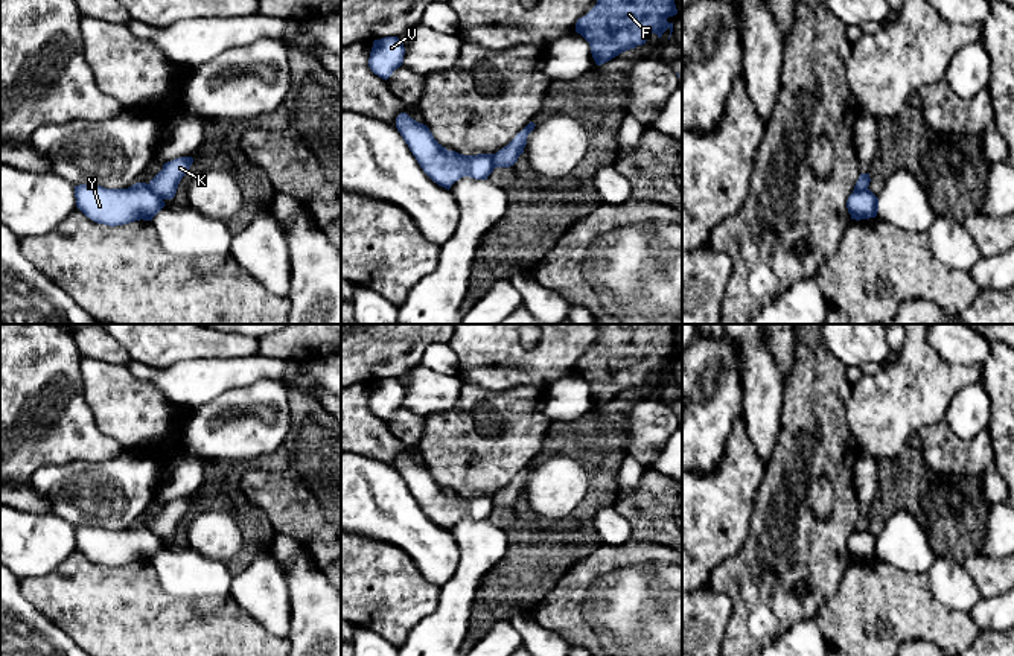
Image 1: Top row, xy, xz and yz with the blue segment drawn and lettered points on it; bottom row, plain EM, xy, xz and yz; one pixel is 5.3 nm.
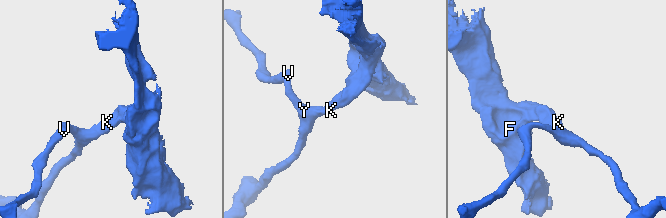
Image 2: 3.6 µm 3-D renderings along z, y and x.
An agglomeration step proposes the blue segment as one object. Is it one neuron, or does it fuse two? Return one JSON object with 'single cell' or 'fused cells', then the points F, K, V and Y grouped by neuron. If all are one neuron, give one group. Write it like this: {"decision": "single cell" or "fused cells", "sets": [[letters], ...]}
{"decision": "fused cells", "sets": [["F", "K"], ["V", "Y"]]}

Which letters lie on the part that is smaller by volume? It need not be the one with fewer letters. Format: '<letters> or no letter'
F, K

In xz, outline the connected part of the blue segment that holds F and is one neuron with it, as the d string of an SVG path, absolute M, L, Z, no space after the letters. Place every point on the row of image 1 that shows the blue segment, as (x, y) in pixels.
M597 0L597 5L577 20L576 32L589 43L595 64L601 65L626 50L646 44L652 33L661 38L668 29L671 37L673 23L667 18L676 14L674 0Z

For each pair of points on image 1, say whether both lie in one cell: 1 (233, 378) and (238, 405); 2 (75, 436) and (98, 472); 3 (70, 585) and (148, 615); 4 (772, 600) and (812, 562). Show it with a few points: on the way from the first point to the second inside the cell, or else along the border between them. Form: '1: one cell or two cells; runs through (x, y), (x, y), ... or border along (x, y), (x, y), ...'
1: two cells; border along (270, 379), (227, 388), (203, 404)
2: two cells; border along (124, 451), (102, 460), (70, 460), (55, 464)
3: one cell; runs through (90, 603), (111, 614), (128, 615)
4: one cell; runs through (781, 591), (803, 570)

